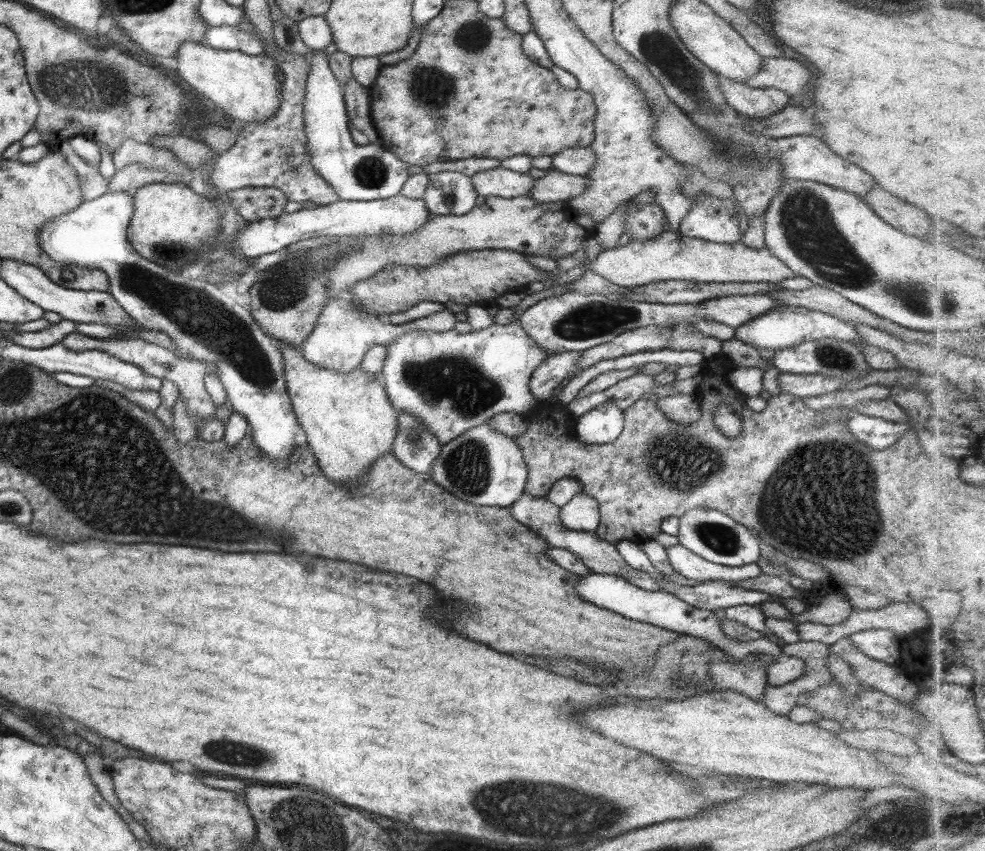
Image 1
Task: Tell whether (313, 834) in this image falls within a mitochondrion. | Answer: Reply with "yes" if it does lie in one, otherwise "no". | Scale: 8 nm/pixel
yes

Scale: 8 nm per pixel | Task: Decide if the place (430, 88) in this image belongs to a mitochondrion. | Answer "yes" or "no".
yes

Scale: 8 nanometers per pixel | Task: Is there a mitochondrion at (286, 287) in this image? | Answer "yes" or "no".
yes

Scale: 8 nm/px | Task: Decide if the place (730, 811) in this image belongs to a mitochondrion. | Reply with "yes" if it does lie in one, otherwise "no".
no

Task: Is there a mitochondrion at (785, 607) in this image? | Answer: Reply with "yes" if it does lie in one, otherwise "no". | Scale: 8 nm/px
no

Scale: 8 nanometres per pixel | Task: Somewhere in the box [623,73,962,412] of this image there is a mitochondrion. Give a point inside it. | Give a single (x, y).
(808, 229)

